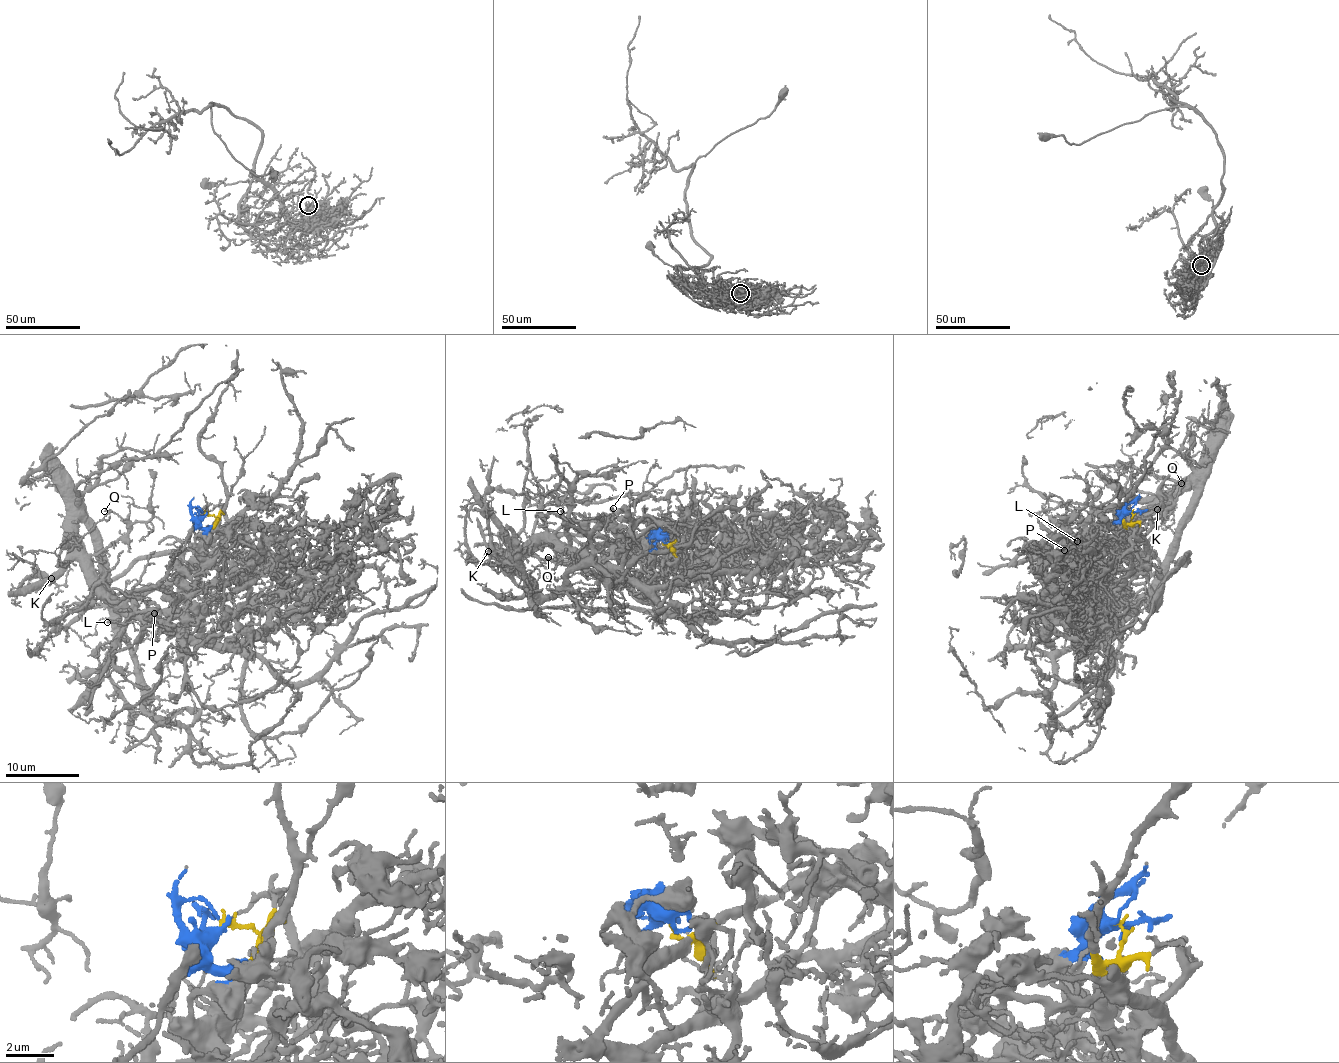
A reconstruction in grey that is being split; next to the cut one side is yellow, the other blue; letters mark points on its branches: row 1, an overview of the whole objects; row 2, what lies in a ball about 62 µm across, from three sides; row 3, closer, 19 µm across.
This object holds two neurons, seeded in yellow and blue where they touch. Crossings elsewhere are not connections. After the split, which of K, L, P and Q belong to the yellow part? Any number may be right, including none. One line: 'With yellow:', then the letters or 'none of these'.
With yellow: K, Q

